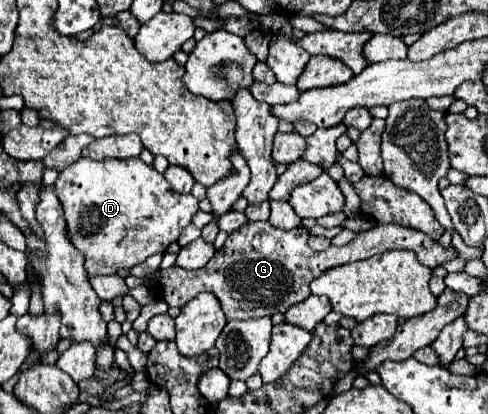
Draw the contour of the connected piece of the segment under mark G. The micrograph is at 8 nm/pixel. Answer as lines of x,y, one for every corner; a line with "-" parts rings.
264,221
246,223
228,235
224,247
214,253
206,267
186,271
174,265
166,269
164,279
160,281
162,299
170,307
184,307
188,301
192,301
192,297
208,291
214,293
222,303
226,319
252,319
264,315
272,317
274,313
284,313
288,307
310,297
310,283
324,271
338,265
362,261
390,249
410,249
418,255
420,263
430,269
456,257
454,249
444,249
438,241
432,241
424,233
400,225
376,225
370,231
358,233
348,245
328,247
320,253
308,247
308,237
310,233
304,227
282,231

